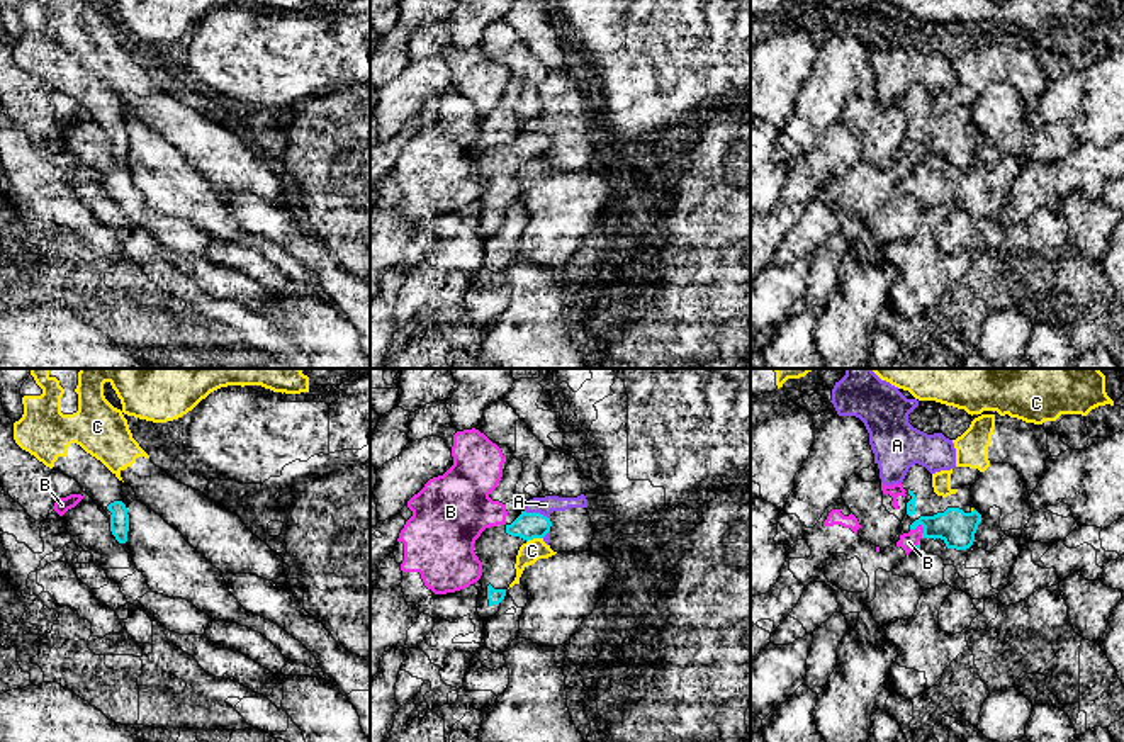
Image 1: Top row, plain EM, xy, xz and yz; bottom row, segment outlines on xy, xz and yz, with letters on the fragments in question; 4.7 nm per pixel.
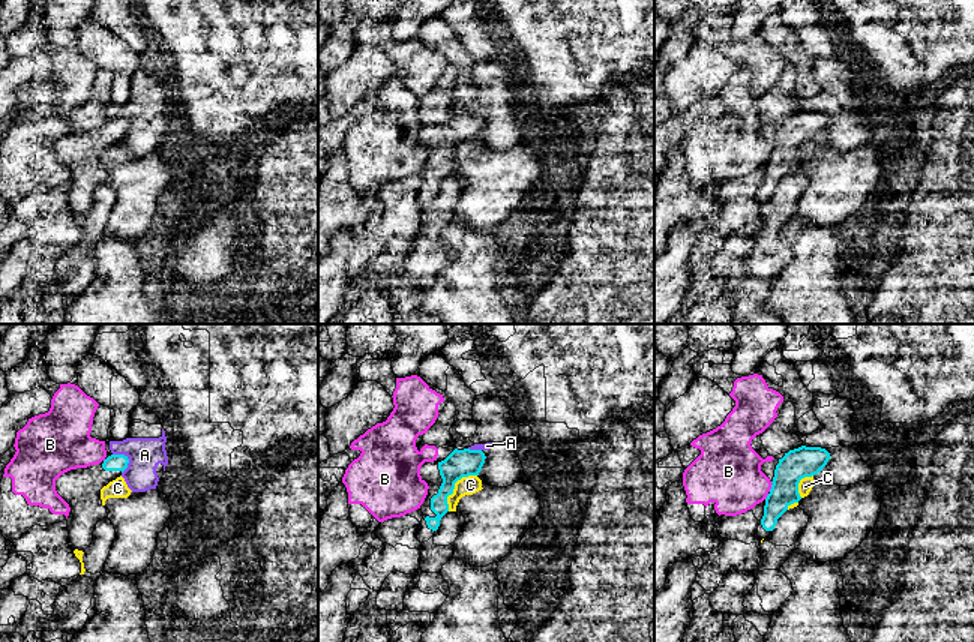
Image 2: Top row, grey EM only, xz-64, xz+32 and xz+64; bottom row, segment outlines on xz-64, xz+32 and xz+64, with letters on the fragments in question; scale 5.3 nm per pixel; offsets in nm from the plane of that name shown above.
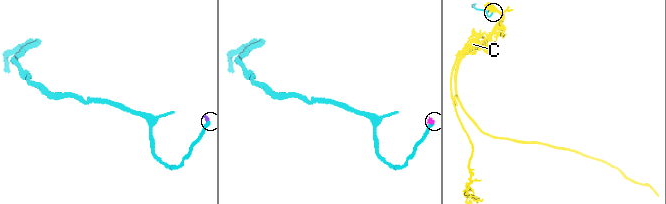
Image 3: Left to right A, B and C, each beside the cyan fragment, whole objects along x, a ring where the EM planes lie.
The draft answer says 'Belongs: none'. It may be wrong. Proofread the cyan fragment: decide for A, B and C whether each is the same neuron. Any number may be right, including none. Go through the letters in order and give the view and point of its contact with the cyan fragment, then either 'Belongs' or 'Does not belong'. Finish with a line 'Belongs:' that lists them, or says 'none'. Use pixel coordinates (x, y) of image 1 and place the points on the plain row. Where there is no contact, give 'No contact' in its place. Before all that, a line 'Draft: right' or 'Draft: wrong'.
Draft: right
A: Touches cyan at xz (537, 133). Does not belong
B: Touches cyan at yz (922, 145). Does not belong
C: Touches cyan at xz (533, 157). Does not belong
Belongs: none

